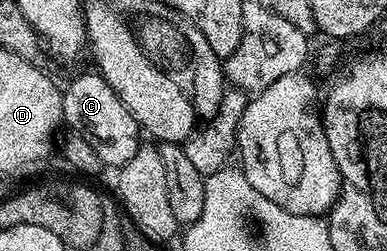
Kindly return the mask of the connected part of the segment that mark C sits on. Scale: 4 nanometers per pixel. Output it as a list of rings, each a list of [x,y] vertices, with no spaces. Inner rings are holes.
[[[98,71],[84,73],[69,83],[63,90],[64,116],[63,120],[71,132],[82,135],[94,151],[98,151],[101,166],[113,165],[113,170],[119,171],[123,165],[130,163],[134,151],[142,144],[140,124],[130,115],[126,103],[118,99],[114,87],[106,83],[106,79]]]

